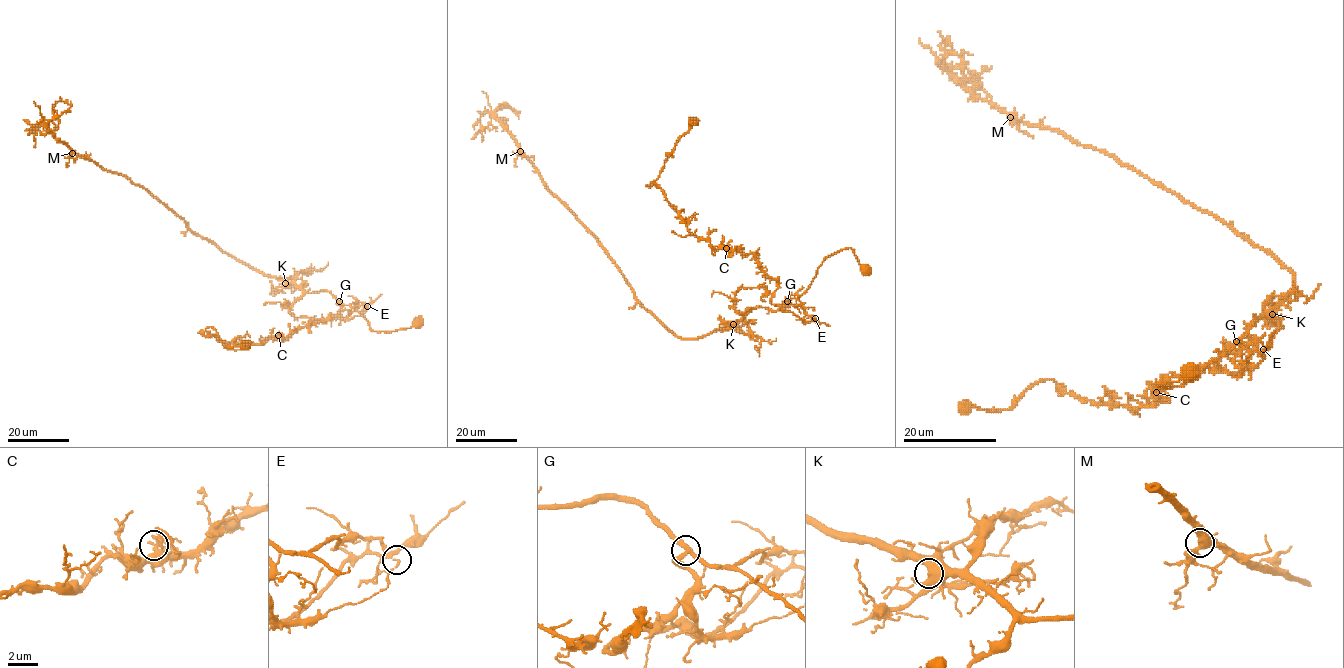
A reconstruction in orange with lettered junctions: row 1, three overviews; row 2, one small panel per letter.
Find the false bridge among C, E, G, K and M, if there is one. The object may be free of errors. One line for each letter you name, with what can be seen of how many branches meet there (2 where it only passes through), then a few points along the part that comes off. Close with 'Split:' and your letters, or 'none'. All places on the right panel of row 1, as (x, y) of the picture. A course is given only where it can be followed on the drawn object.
E: branches 3; course (1263, 348), (1253, 368), (1170, 376), (1155, 405), (1091, 403), (1040, 380), (1009, 409), (958, 409)
Split: E

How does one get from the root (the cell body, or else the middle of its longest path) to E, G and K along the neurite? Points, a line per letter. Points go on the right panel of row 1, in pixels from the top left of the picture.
E: (1190, 374), (1189, 379), (1156, 383), (1180, 387), (1239, 343), (1257, 341), (1258, 355), (1263, 348)
G: (1190, 374), (1189, 379), (1156, 383), (1160, 387), (1182, 386), (1224, 355), (1236, 341)
K: (1190, 374), (1189, 379), (1156, 383), (1182, 386), (1224, 355), (1250, 324), (1272, 314)

